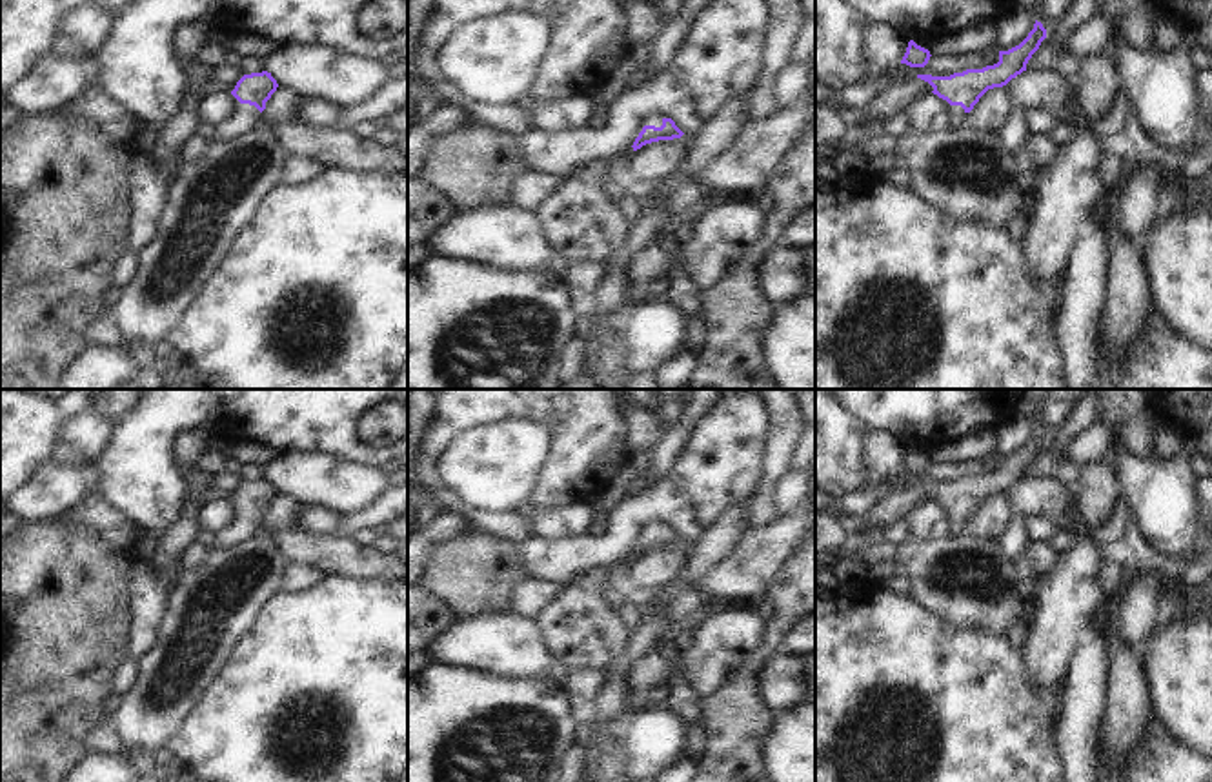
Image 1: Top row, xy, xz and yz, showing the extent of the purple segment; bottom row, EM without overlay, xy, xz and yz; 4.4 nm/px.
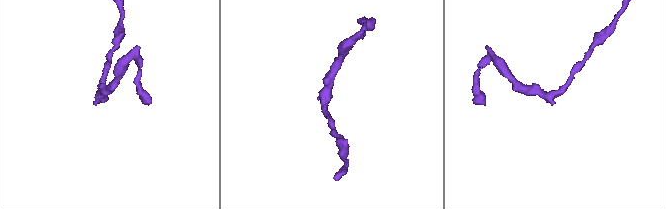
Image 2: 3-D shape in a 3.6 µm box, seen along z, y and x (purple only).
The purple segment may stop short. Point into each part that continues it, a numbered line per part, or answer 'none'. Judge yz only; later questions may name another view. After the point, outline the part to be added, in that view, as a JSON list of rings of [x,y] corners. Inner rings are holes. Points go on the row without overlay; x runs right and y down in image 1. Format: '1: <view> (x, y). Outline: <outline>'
1: yz (956, 521). Outline: [[[950,513],[948,516],[948,536],[965,538],[968,520],[961,513]]]

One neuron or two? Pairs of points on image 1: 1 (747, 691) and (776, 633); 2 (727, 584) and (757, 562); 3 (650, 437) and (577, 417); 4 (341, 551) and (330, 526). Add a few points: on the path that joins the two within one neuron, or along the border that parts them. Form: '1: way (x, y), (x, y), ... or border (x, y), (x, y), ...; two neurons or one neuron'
1: way (750, 677), (757, 662), (772, 648); one neuron
2: way (734, 577), (750, 570); one neuron
3: border (623, 408), (634, 451); two neurons
4: border (302, 524), (317, 533), (337, 537); two neurons

